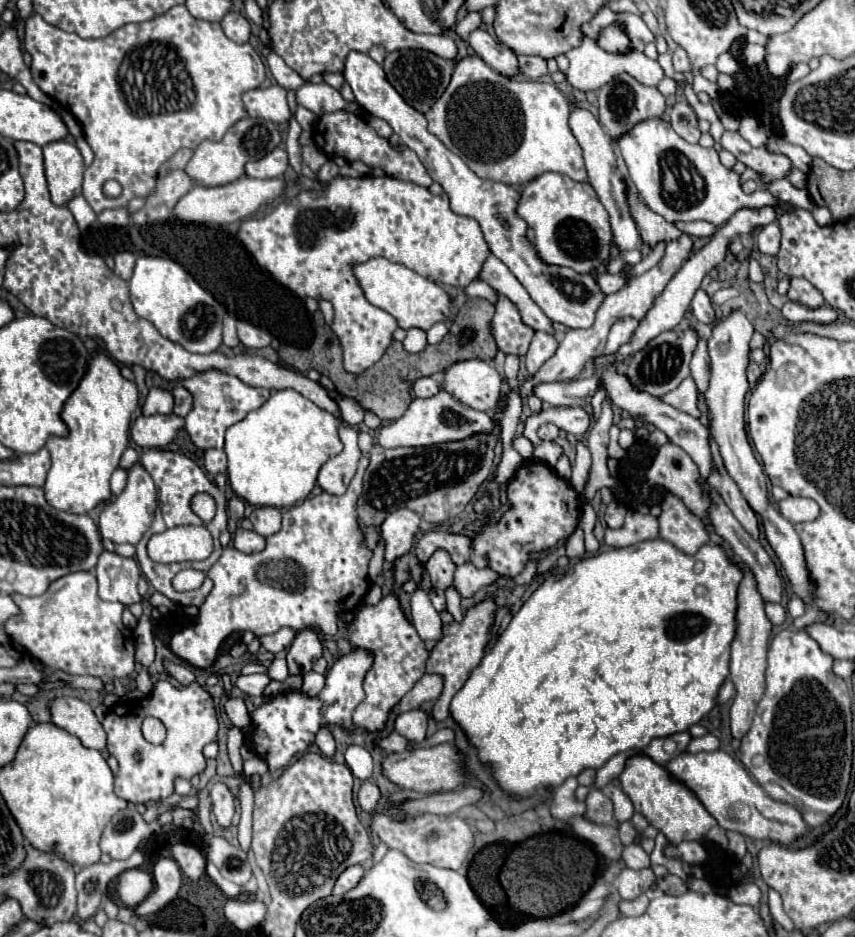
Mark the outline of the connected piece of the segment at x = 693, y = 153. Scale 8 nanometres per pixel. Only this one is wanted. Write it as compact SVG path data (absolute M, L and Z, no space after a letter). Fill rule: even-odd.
M663 118L635 124L625 136L619 136L615 144L641 198L667 222L705 220L715 226L723 226L741 208L759 210L769 206L777 212L777 216L795 210L789 202L779 200L765 188L757 188L753 194L745 194L739 184L739 174L725 168L713 148L701 148L699 144L683 140Z

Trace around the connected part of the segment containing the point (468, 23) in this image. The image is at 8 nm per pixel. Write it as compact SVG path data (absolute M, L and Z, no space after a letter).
M469 12L467 16L463 16L463 18L457 22L455 32L457 32L463 40L467 40L467 36L469 36L473 30L477 30L479 26L481 26L481 14L479 14L479 12Z

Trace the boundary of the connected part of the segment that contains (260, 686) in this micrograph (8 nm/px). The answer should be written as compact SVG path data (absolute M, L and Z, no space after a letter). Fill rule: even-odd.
M251 674L251 676L237 678L237 688L245 694L257 694L257 698L263 696L263 690L267 684L269 684L269 678L265 674Z

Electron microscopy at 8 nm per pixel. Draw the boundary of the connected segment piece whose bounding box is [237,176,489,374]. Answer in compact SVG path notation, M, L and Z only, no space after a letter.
M361 176L361 178L335 178L327 186L315 192L301 192L291 200L283 200L273 212L263 218L251 218L241 222L237 238L247 246L257 264L265 268L275 280L293 290L299 298L325 298L335 308L333 332L343 346L343 364L351 374L363 374L387 352L393 342L393 332L397 330L397 320L367 302L363 290L359 288L351 266L357 262L367 262L369 258L383 256L391 262L399 262L425 278L439 284L465 288L469 282L477 280L485 258L489 256L489 246L485 244L483 232L473 218L457 216L449 208L449 198L445 194L431 194L427 188L413 182L403 182L393 176Z

